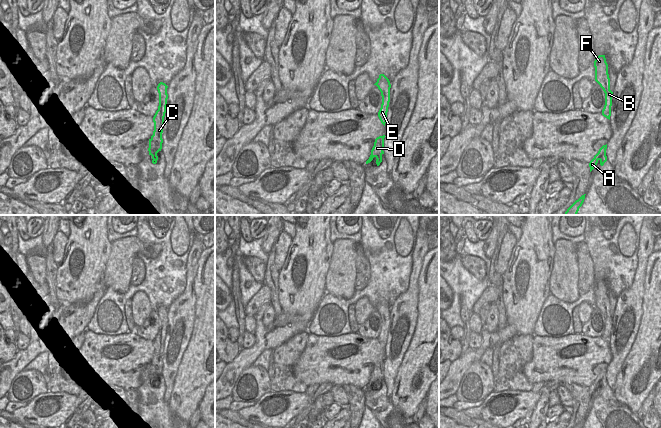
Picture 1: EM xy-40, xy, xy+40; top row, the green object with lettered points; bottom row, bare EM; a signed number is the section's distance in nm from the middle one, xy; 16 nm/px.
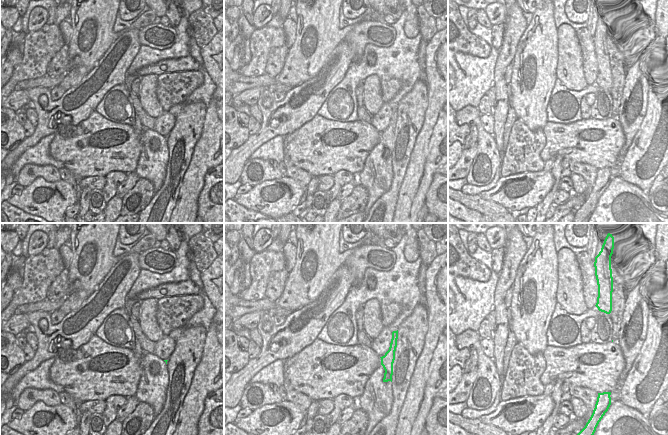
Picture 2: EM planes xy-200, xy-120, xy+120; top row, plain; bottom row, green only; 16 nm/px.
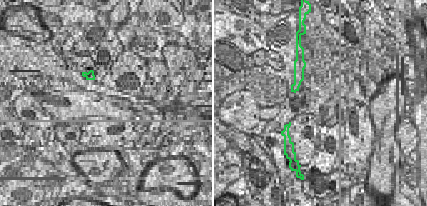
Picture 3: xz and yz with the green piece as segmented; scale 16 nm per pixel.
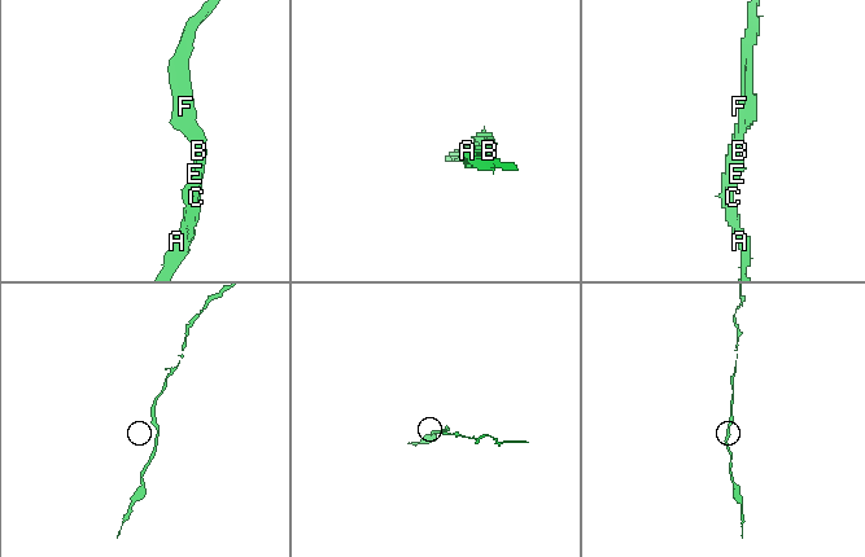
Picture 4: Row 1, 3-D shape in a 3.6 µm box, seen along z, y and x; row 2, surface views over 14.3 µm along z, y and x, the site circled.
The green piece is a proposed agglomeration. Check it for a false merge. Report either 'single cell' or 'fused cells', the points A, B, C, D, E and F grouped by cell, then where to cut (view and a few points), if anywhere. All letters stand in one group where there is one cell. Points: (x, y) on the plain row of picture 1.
single cell | A B C D E F | no cut

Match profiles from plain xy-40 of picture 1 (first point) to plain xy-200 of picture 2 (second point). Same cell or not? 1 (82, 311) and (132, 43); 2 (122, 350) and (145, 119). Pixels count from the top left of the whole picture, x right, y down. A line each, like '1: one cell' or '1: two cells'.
1: one cell
2: two cells

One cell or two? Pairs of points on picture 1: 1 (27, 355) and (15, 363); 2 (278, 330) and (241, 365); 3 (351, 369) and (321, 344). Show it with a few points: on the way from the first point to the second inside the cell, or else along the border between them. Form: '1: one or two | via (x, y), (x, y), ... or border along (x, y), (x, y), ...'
1: one | via (24, 357), (18, 363)
2: one | via (269, 337), (249, 356)
3: one | via (343, 361), (335, 360), (327, 352)

